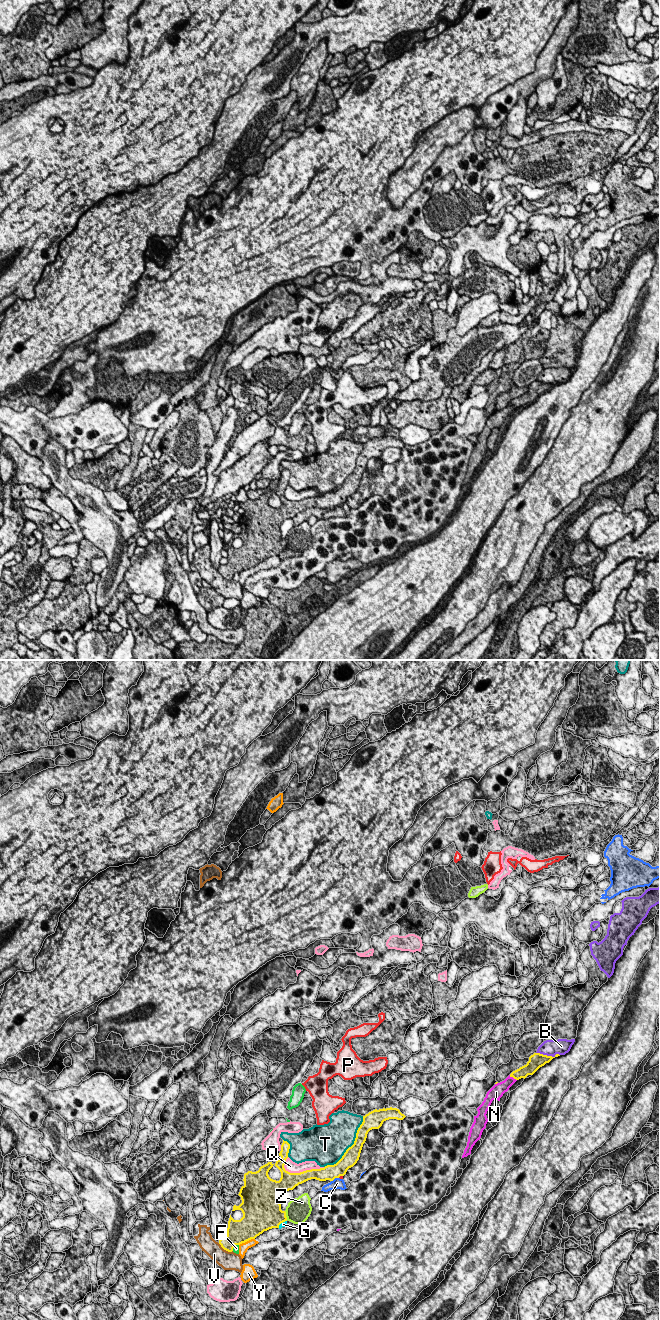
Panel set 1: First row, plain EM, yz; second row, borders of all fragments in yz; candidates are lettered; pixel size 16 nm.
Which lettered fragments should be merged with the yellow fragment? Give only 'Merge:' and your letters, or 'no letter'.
Merge: no letter

